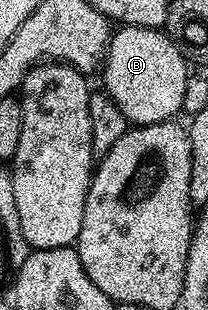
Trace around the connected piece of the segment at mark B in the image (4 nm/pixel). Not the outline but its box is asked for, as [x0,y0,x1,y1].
[103,26,191,125]

